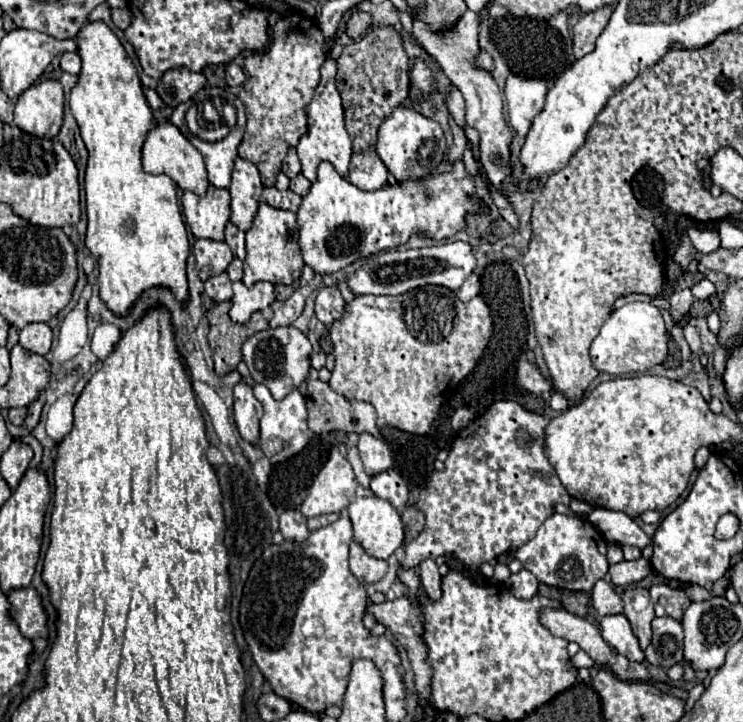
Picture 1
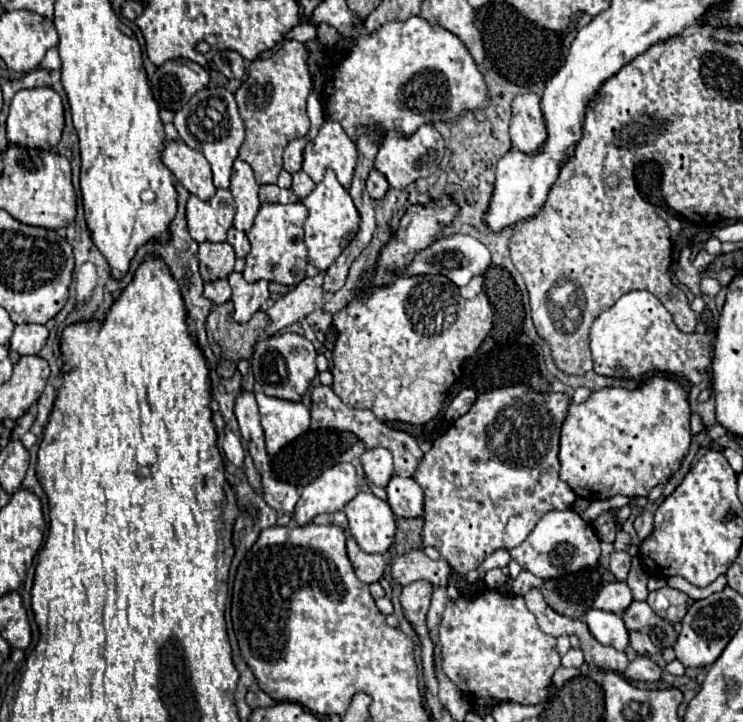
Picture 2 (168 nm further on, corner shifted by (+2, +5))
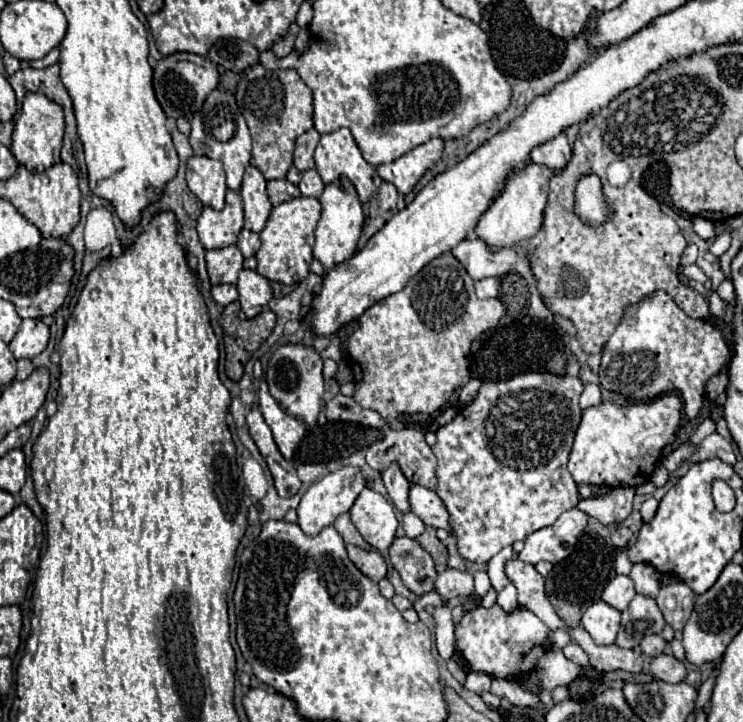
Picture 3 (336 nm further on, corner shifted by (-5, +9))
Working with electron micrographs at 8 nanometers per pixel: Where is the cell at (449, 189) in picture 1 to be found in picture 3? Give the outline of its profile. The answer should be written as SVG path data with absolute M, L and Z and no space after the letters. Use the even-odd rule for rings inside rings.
M339 179L339 181L333 181L333 183L325 185L319 201L323 205L323 211L321 211L321 219L317 223L317 229L315 229L313 257L325 269L331 269L331 267L339 265L341 261L349 259L357 251L357 241L361 237L361 231L363 231L365 215L363 215L357 191L347 179Z

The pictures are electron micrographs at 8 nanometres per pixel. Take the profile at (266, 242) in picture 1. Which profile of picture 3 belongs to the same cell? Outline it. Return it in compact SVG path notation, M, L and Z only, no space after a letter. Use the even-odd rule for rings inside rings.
M297 197L277 205L271 211L265 229L261 231L261 249L255 253L257 271L267 279L285 285L303 281L309 275L309 265L313 261L311 255L311 247L315 243L313 231L319 217L321 217L321 203L313 197Z

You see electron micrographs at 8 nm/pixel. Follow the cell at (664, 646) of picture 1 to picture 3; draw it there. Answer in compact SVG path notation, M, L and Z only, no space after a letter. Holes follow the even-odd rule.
M635 595L627 611L621 613L621 629L617 633L615 645L621 649L635 649L645 635L661 633L665 619L653 599Z

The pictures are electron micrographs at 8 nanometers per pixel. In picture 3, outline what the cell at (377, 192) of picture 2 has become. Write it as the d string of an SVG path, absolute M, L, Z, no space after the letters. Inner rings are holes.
M381 183L377 195L379 195L377 199L379 199L379 209L381 211L395 209L395 205L397 205L397 191L395 191L395 187L391 187L391 183Z

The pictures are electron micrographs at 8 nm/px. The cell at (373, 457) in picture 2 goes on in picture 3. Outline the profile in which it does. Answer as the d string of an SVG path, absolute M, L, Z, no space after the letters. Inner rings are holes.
M393 463L387 471L381 473L383 477L383 483L389 491L389 499L393 501L393 505L405 515L411 511L411 505L409 505L409 481L405 479L405 475L399 471L397 463Z

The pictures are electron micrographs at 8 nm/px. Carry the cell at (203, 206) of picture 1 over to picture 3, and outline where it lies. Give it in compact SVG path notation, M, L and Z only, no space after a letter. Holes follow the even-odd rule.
M227 191L225 207L215 211L205 207L199 221L197 233L205 249L221 249L237 243L237 235L243 229L243 203L237 191Z

